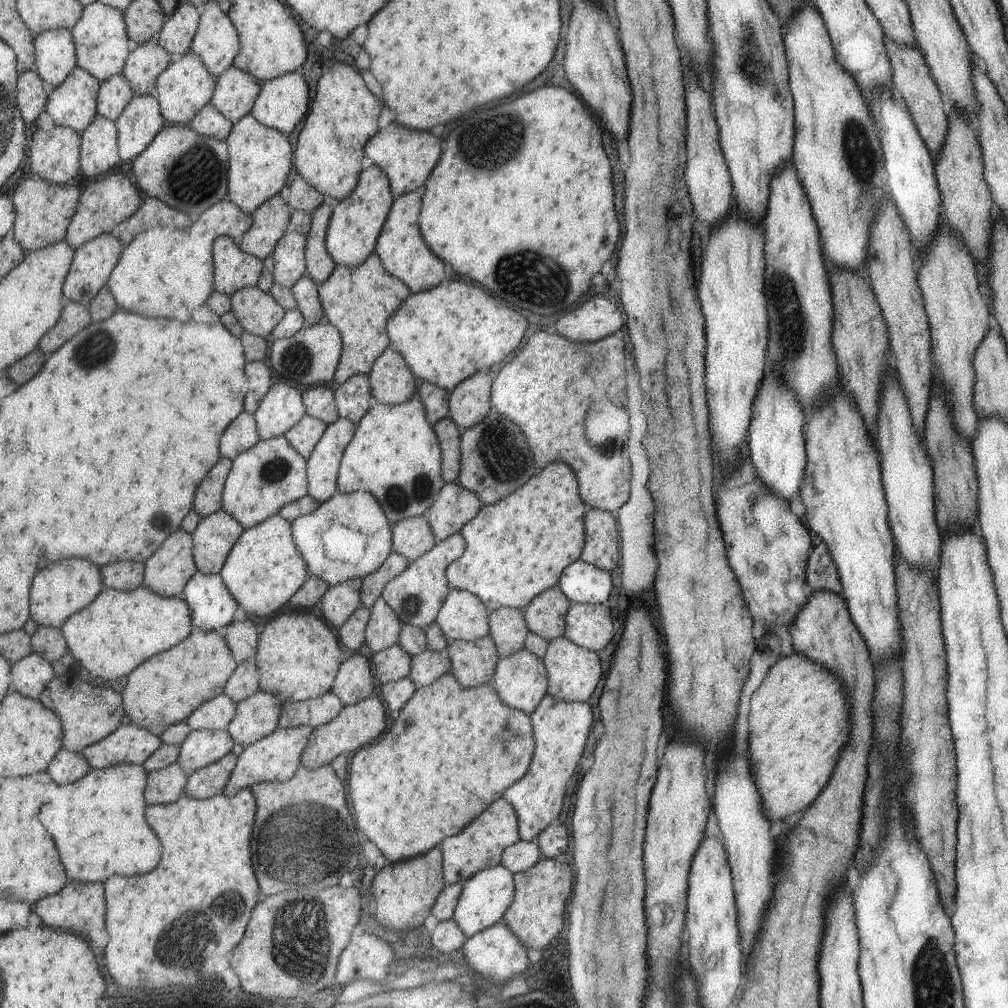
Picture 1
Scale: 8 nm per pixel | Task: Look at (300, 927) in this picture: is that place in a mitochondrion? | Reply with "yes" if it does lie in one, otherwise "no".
yes

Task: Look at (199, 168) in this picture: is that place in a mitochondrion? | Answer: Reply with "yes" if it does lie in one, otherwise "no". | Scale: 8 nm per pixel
yes

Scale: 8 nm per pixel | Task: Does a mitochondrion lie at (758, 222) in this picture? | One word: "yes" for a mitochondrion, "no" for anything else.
no

